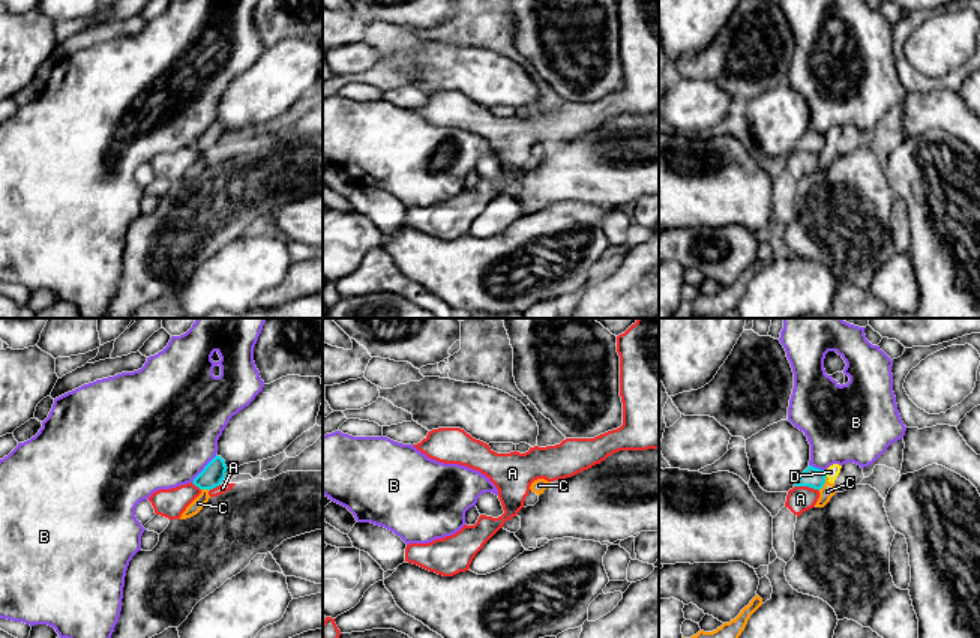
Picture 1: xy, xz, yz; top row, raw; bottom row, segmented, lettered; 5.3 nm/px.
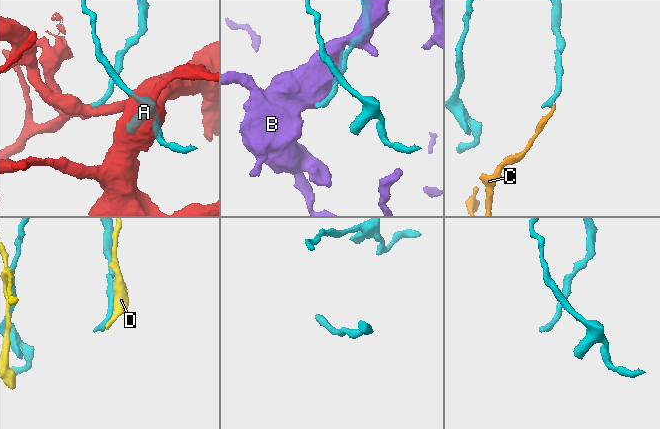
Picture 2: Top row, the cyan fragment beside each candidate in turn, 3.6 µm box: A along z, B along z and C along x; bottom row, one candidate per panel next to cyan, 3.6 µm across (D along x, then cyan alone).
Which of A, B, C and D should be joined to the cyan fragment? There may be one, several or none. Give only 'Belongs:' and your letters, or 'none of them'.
Belongs: none of them

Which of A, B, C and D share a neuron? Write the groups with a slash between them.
A / B / C D

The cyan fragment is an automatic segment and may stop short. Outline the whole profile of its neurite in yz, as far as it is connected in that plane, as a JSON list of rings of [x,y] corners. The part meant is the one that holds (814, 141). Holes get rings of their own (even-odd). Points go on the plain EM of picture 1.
[[[809,129],[803,138],[795,144],[794,150],[809,150],[813,153],[821,153],[825,147],[827,134],[819,134]]]

